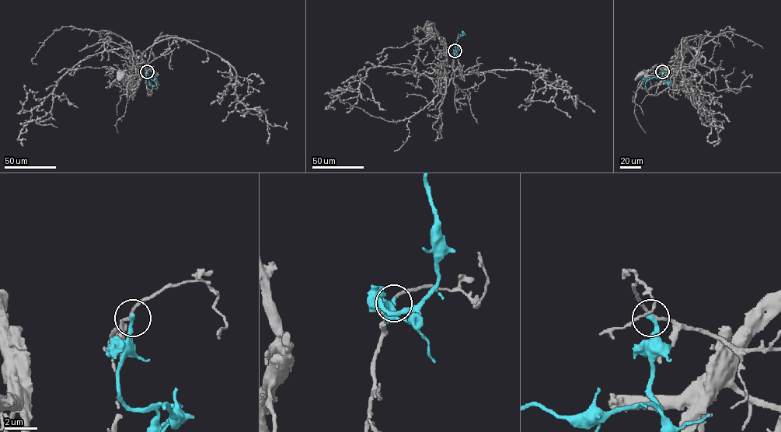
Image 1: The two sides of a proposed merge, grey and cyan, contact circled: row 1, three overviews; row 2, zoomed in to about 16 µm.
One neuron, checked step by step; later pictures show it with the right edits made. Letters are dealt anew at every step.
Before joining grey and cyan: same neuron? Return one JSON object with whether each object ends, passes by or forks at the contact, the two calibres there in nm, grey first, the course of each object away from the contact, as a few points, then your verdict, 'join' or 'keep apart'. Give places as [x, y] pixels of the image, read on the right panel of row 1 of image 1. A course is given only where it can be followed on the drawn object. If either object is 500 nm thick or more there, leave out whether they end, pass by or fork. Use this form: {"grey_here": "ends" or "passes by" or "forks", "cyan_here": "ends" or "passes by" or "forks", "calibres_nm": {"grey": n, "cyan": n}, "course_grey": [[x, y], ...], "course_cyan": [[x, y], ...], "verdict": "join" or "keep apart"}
{"grey_here": "passes by", "cyan_here": "ends", "calibres_nm": {"grey": 140, "cyan": 280}, "course_grey": [[662, 71], [674, 73], [680, 65], [678, 62], [685, 69], [671, 69], [664, 76], [640, 74]], "course_cyan": [[662, 71], [662, 77], [647, 80], [646, 88]], "verdict": "keep apart"}

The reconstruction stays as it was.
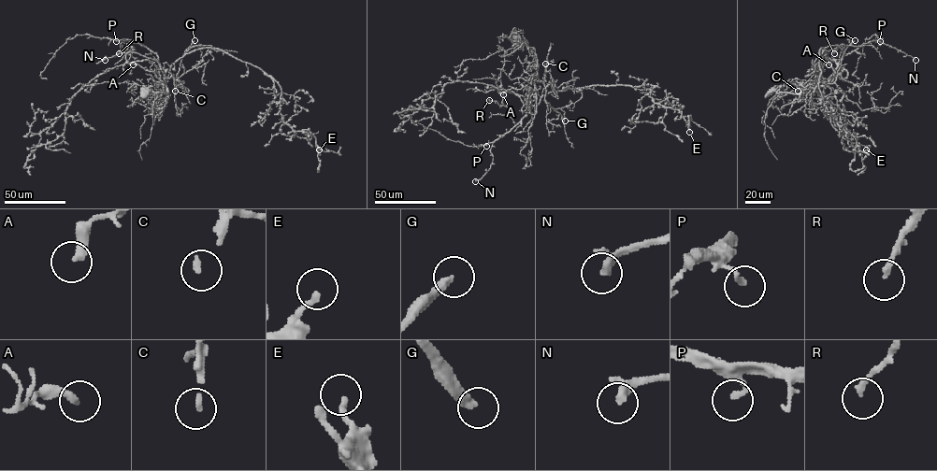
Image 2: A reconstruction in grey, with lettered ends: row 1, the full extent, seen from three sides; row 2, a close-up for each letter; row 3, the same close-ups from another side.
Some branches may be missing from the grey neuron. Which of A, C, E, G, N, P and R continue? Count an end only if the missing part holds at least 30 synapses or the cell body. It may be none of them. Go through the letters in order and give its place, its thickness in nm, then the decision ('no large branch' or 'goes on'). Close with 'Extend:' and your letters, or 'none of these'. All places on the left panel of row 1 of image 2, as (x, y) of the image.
A: (133, 64) | 320 nm | no large branch
C: (175, 91) | 160 nm | goes on
E: (319, 149) | 200 nm | no large branch
G: (194, 40) | 320 nm | goes on
N: (105, 60) | 200 nm | goes on
P: (116, 41) | 130 nm | no large branch
R: (119, 53) | 200 nm | no large branch
Extend: C, G, N

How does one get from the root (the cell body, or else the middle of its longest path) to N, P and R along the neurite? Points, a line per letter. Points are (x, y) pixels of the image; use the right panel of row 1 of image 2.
N: (771, 91), (799, 92), (810, 85), (827, 86), (840, 60), (872, 40), (895, 48), (915, 60)
P: (771, 91), (799, 92), (810, 85), (827, 86), (843, 56), (872, 40), (880, 41)
R: (771, 91), (799, 92), (810, 85), (827, 86), (837, 64), (825, 51), (839, 46), (834, 53)

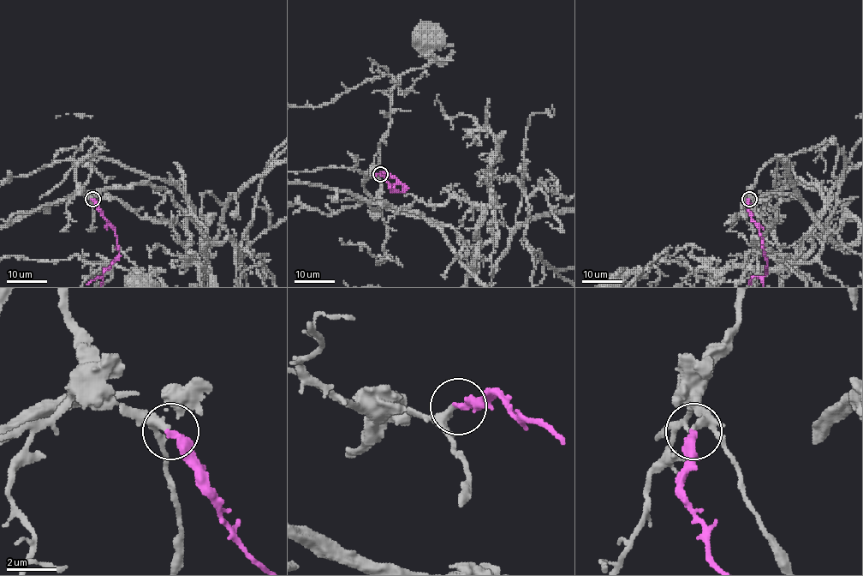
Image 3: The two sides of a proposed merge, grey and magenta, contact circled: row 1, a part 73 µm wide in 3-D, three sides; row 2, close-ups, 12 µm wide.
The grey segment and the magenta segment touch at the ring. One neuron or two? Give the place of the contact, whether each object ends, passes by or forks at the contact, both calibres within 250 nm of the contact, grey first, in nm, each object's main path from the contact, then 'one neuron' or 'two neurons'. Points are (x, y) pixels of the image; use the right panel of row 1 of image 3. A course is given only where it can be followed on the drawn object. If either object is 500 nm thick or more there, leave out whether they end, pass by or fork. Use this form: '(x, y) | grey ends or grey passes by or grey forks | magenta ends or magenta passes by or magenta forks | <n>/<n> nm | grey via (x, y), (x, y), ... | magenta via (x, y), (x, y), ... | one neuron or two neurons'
(749, 199) | grey passes by | magenta ends | 200/360 nm | grey via (749, 198), (776, 157), (818, 187), (824, 213), (792, 269), (728, 267) | magenta via (749, 198), (747, 209), (759, 230), (766, 261), (765, 273), (752, 276), (748, 281), (752, 281) | one neuron

